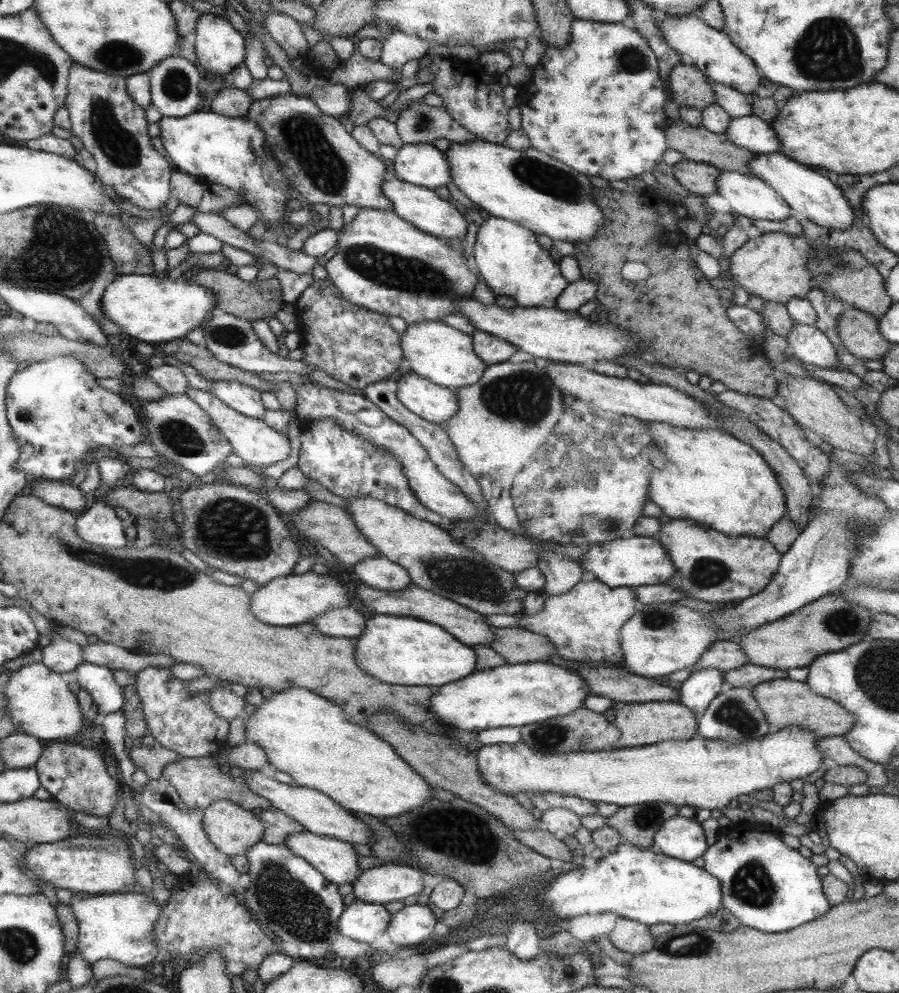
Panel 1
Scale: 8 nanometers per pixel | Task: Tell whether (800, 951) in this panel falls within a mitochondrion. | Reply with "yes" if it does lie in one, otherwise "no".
no

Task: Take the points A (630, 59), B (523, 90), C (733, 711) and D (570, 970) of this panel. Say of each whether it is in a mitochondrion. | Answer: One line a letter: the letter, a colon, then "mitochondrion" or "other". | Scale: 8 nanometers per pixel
A: mitochondrion
B: other
C: mitochondrion
D: mitochondrion

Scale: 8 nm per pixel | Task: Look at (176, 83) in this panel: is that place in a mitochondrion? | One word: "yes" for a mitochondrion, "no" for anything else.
yes

